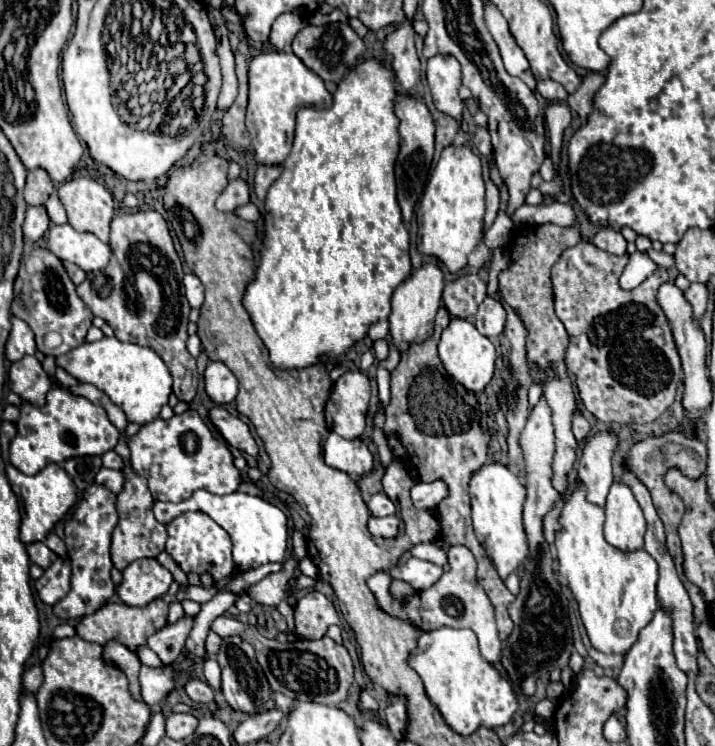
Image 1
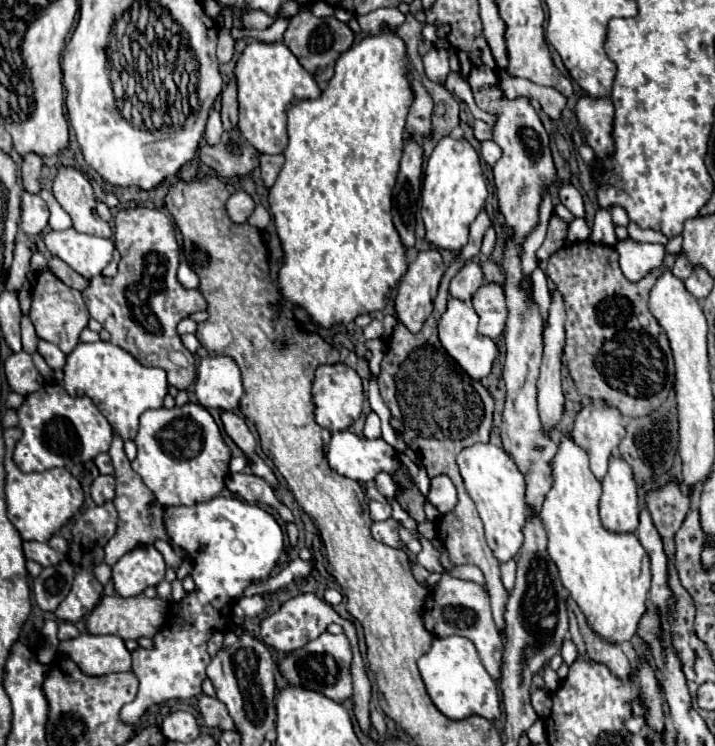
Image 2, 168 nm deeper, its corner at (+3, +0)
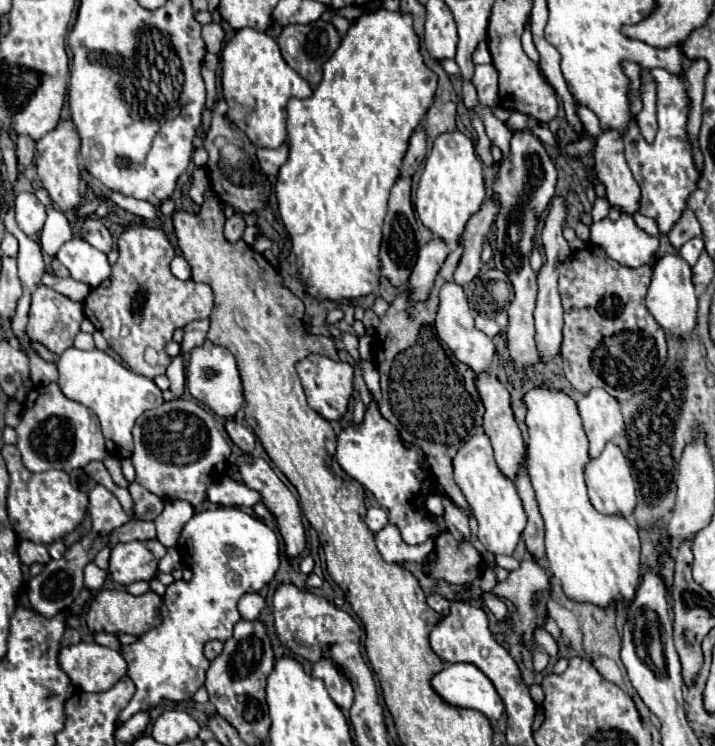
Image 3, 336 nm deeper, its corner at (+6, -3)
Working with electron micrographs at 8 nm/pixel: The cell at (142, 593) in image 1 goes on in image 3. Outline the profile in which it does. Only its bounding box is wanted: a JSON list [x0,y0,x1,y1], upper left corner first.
[110,540,166,584]

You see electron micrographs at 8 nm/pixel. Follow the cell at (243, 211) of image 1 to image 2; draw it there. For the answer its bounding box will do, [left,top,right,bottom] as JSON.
[249,205,271,229]

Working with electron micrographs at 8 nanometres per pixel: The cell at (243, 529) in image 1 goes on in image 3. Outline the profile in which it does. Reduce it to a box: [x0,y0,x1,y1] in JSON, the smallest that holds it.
[118,506,280,724]

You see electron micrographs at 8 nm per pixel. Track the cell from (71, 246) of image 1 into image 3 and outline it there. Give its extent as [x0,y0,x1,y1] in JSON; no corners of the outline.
[56,238,112,288]

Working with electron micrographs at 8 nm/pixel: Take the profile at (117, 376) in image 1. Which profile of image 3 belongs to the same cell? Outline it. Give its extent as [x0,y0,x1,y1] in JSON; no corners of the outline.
[58,348,162,458]

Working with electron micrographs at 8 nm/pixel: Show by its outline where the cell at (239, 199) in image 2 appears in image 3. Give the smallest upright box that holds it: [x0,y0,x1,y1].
[224,212,246,242]

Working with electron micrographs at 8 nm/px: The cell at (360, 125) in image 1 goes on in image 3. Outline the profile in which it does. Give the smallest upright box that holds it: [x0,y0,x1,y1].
[276,8,438,300]

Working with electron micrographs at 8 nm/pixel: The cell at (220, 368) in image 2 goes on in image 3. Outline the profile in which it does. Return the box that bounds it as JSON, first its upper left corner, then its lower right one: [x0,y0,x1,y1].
[186,340,244,418]

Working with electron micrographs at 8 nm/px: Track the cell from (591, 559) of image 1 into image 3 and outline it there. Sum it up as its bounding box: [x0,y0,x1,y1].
[524,386,640,604]

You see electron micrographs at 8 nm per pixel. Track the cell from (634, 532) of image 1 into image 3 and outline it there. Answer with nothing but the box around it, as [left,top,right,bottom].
[584,442,636,516]

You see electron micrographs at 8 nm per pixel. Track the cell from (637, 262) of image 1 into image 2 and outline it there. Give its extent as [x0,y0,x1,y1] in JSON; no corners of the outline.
[615,239,665,283]

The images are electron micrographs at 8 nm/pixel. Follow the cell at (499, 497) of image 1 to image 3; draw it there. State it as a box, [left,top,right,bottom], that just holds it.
[454,432,526,556]

